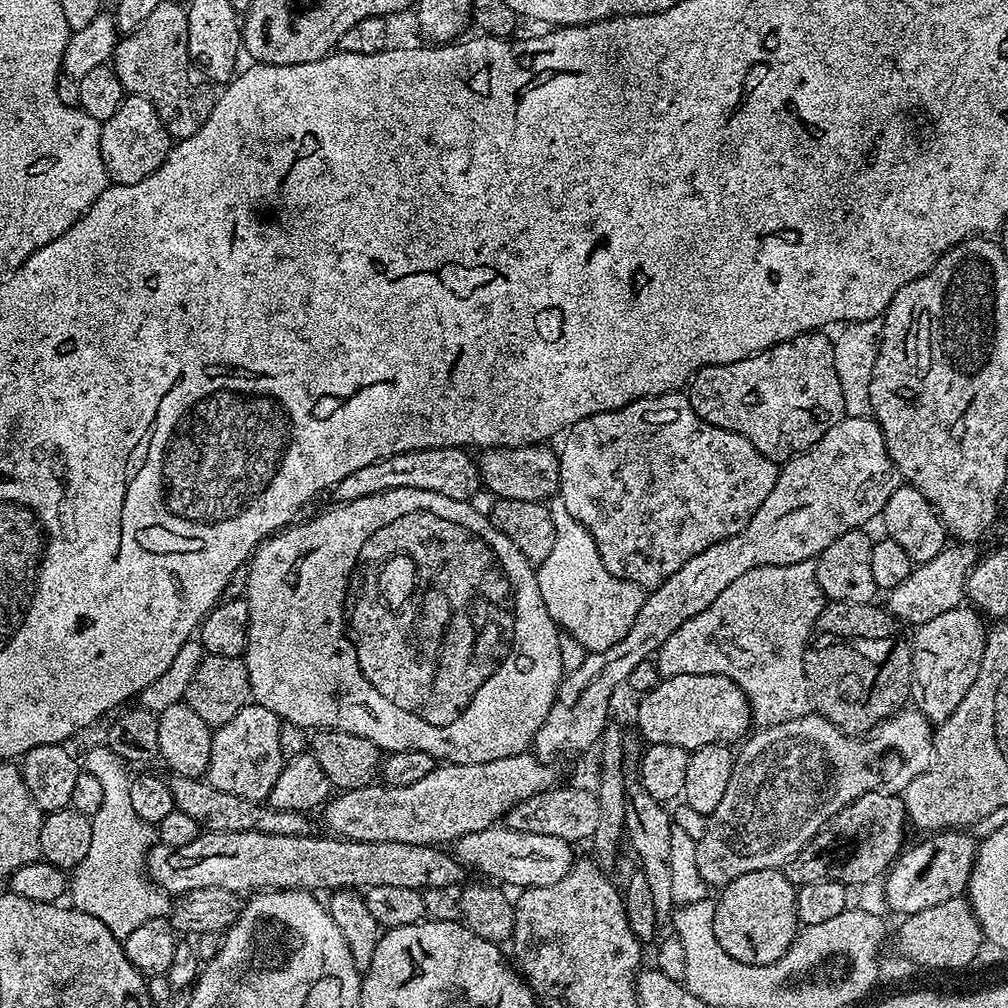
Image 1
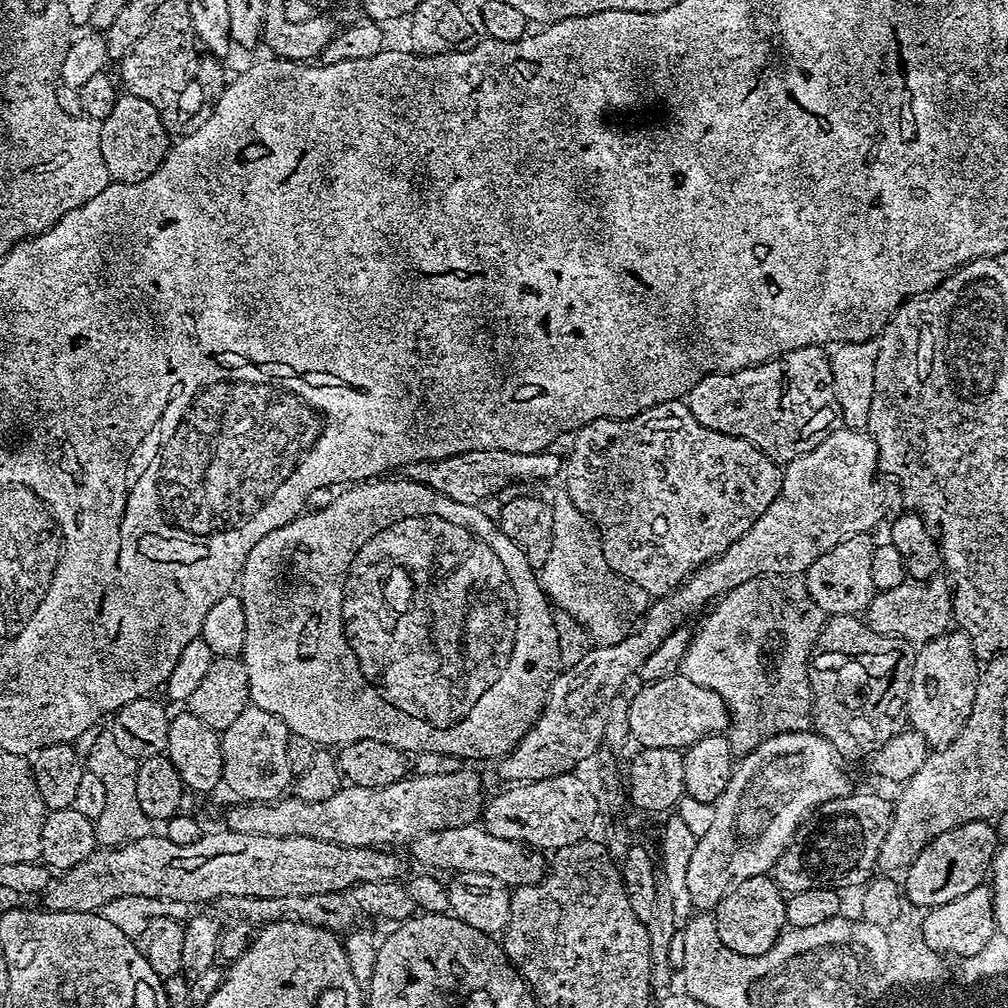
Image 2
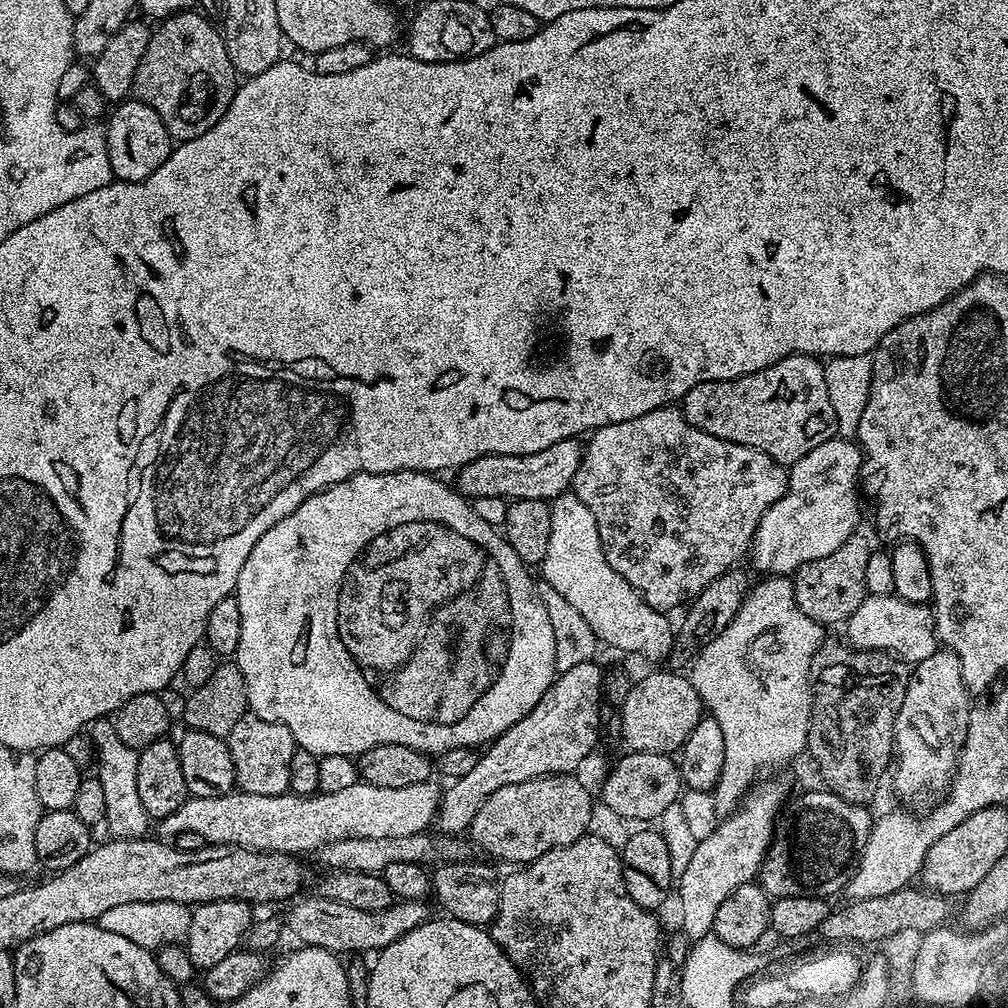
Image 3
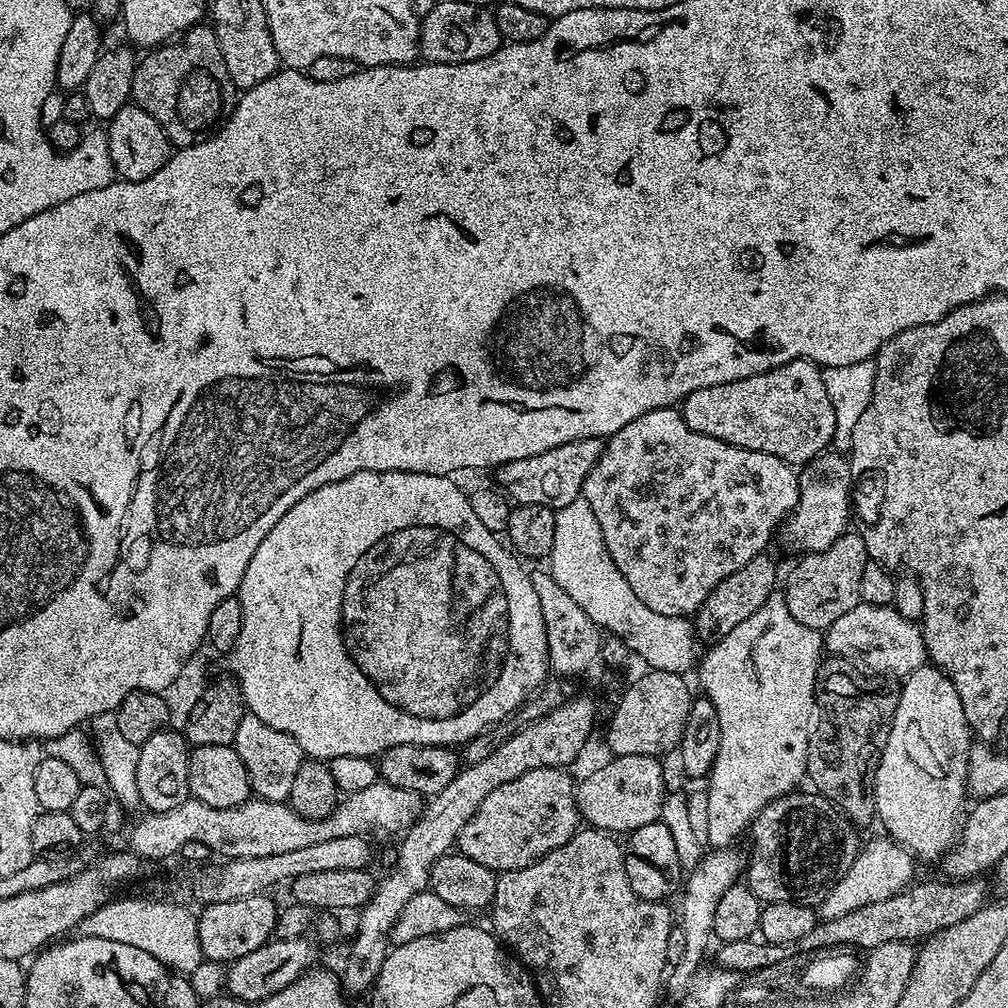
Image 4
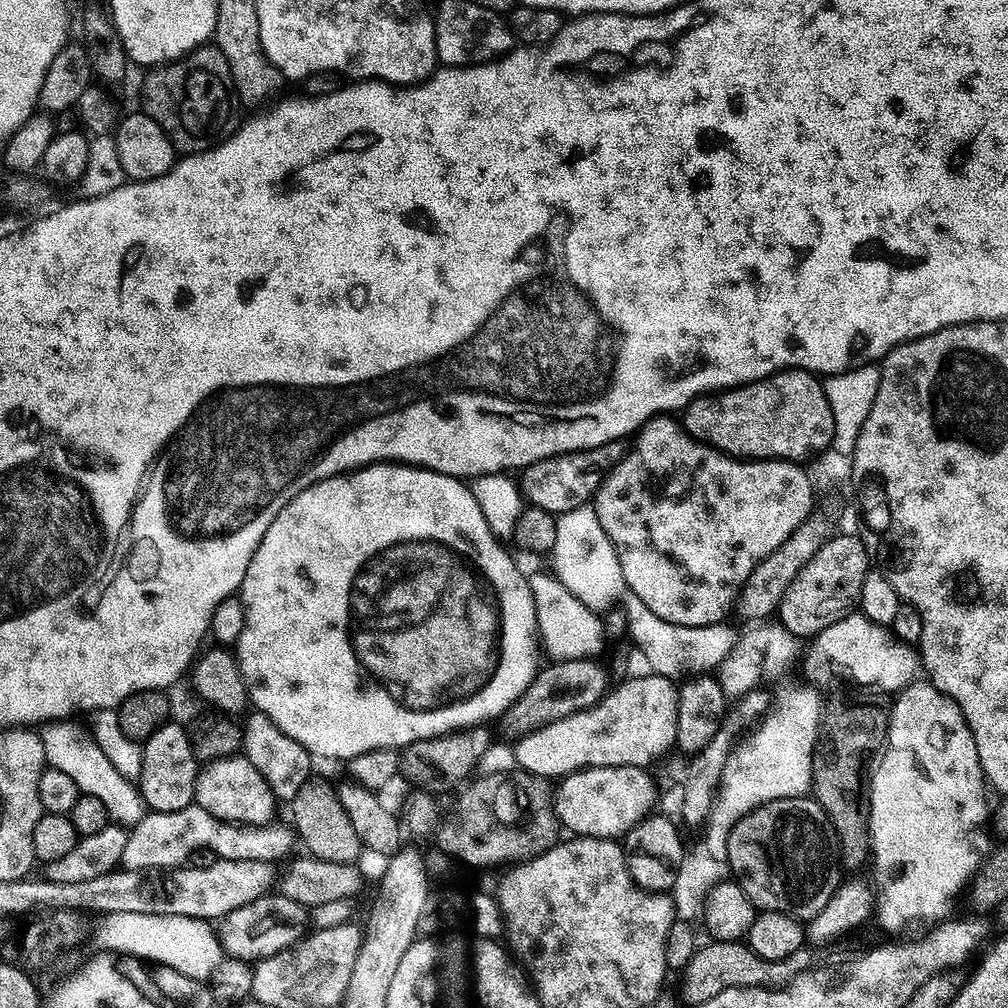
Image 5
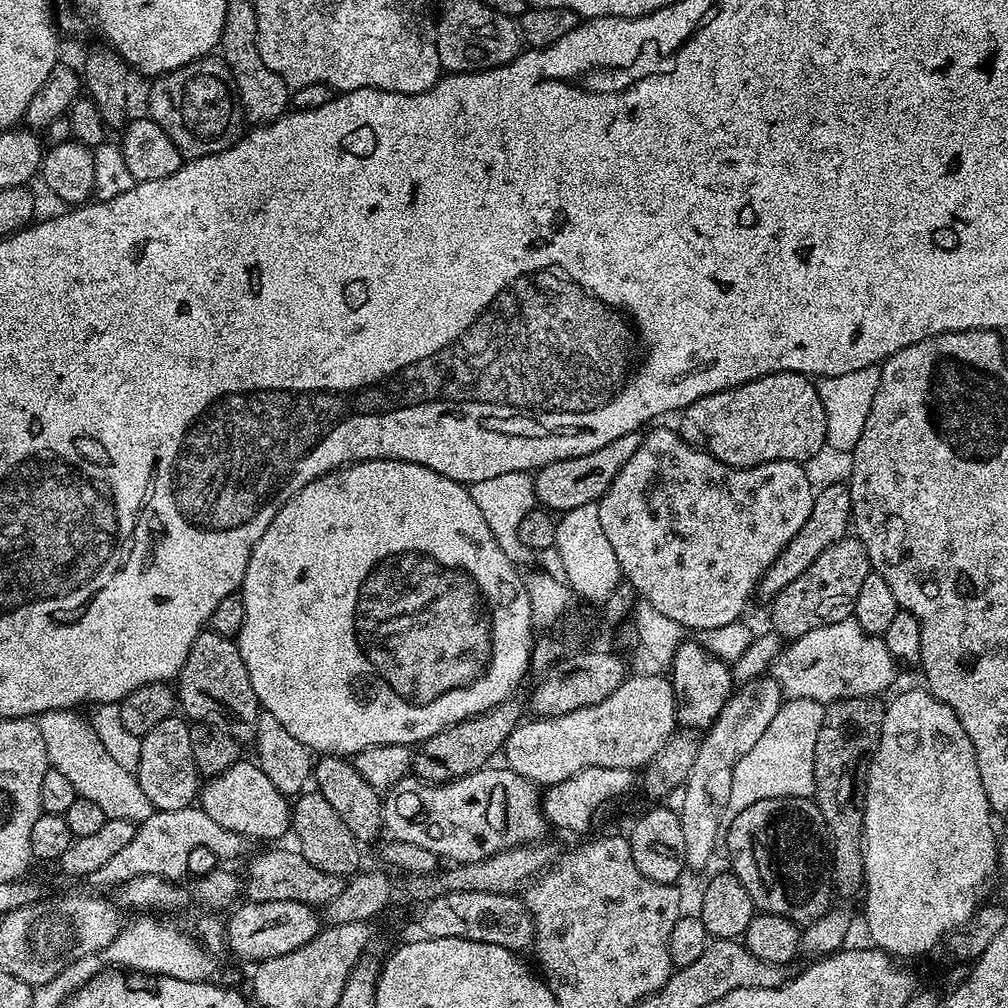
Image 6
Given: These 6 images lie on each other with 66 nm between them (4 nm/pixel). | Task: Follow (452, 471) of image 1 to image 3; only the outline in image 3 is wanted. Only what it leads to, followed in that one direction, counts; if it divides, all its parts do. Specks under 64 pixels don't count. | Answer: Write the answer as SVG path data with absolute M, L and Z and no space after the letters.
M576 438L554 442L554 446L546 446L546 450L538 450L538 454L483 456L461 466L455 473L454 484L461 496L471 498L473 501L488 499L504 500L503 502L513 500L551 502L571 489L572 479L583 456L581 441Z

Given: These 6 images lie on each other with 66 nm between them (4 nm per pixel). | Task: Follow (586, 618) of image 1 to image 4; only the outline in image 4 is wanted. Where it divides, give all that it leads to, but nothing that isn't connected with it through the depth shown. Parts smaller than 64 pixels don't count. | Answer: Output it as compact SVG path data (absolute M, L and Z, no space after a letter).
M582 498L570 502L570 506L562 506L555 509L556 521L554 522L554 546L550 557L550 571L552 576L590 614L592 621L605 633L613 632L618 639L624 640L624 644L632 652L637 652L648 663L649 669L657 672L687 673L687 668L697 659L696 644L698 637L691 619L683 616L667 616L658 614L658 610L650 610L634 590L630 590L630 582L622 578L622 570L614 566L614 558L610 558L610 550L606 550L606 542L602 538L602 526L598 526L598 518L594 518L594 510Z

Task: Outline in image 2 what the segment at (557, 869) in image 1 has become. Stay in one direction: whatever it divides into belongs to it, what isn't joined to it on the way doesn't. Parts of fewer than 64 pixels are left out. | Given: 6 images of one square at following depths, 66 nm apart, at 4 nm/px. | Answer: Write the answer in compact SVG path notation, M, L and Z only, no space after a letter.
M476 822L422 834L410 841L406 851L421 864L421 869L441 868L442 871L448 872L447 874L466 871L490 874L491 877L498 878L499 882L512 888L537 884L546 875L545 853L541 849L531 848L528 844L506 842L506 838L494 838L494 834L490 834Z

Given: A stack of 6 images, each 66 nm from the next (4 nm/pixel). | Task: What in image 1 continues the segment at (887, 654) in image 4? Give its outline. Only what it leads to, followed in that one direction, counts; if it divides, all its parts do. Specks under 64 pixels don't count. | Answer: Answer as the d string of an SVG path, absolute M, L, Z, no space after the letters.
M952 542L940 551L938 558L915 565L910 578L887 593L886 608L905 625L919 626L938 618L940 614L946 614L946 610L961 607L966 600L968 576L982 556L982 552L976 548L979 547L972 542Z

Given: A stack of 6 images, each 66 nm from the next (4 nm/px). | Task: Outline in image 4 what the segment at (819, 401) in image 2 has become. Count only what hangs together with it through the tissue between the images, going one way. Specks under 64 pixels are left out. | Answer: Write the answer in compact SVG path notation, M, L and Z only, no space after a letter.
M795 360L729 384L702 386L682 401L682 415L686 426L698 434L774 454L793 466L815 460L834 438L834 406L826 394L823 371L811 360Z

